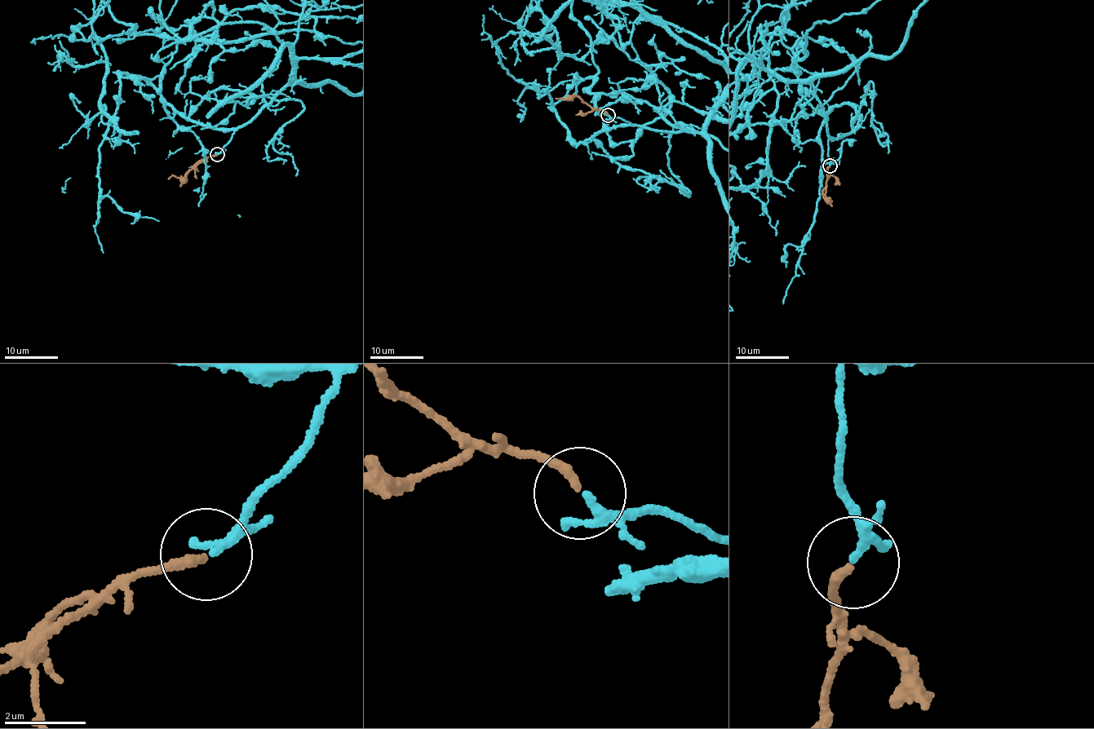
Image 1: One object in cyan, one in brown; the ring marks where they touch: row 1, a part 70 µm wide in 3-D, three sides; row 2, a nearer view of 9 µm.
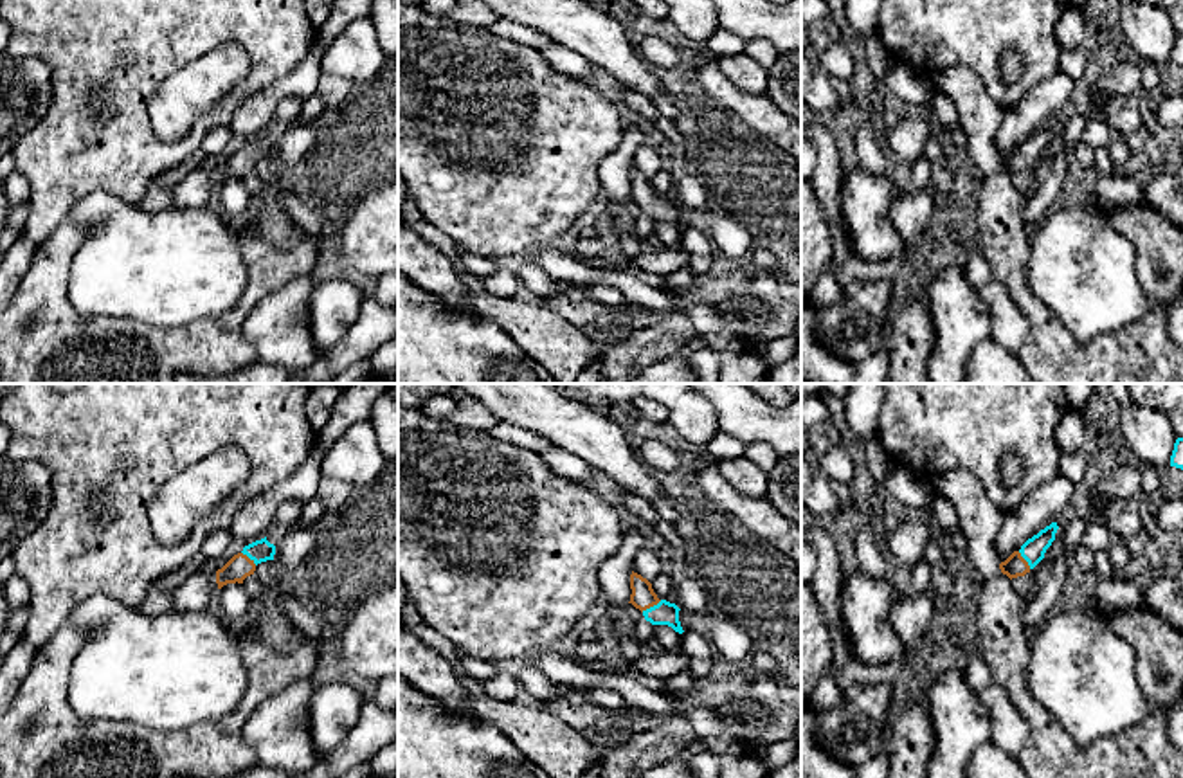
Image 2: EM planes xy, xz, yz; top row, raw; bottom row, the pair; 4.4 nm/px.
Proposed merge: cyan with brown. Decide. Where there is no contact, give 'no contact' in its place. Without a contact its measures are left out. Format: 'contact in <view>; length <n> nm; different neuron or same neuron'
contact in xz; length 110 nm; same neuron

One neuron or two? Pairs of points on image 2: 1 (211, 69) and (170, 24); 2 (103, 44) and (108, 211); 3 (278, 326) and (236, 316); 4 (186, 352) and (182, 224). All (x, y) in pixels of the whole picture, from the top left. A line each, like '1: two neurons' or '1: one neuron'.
1: two neurons
2: two neurons
3: two neurons
4: two neurons

